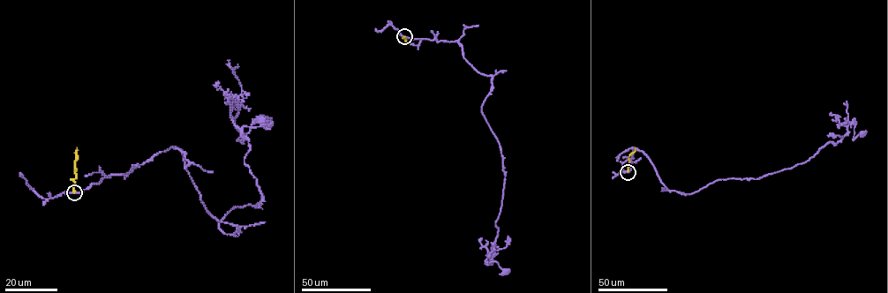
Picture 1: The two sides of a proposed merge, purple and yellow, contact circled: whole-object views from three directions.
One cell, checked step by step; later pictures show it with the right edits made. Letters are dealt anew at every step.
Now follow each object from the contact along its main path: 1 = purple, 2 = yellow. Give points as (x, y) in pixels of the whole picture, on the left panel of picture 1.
1: (74, 192), (176, 147), (232, 234), (224, 215), (262, 197), (225, 102), (243, 132), (263, 120)
2: (74, 192), (77, 147)

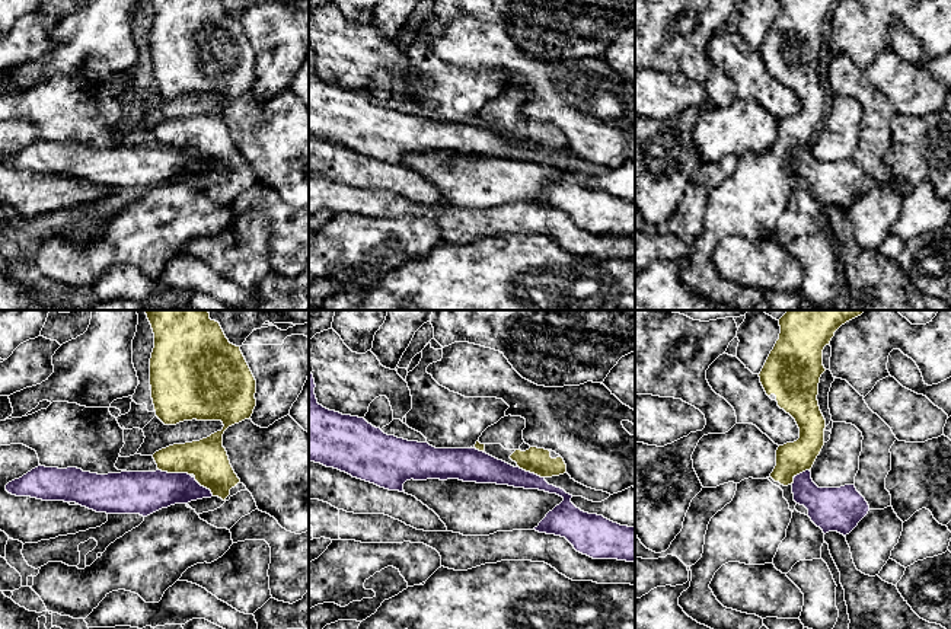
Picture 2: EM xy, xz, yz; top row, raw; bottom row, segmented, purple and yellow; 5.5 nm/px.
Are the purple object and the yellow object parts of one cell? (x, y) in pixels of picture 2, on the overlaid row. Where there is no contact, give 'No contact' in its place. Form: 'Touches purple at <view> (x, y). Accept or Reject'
Touches purple at xy (175, 473). Reject

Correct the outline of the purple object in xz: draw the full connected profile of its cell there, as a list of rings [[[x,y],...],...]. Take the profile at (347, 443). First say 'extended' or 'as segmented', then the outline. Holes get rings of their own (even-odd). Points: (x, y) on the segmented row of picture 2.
as segmented | [[[309,371],[309,462],[320,463],[374,483],[389,491],[403,491],[406,480],[459,479],[463,482],[497,483],[556,494],[564,501],[556,505],[533,530],[565,537],[577,552],[593,559],[635,562],[635,527],[620,526],[603,515],[577,508],[564,489],[549,485],[545,478],[514,467],[476,448],[435,448],[428,443],[408,441],[384,434],[364,418],[342,415],[317,403],[315,379]]]

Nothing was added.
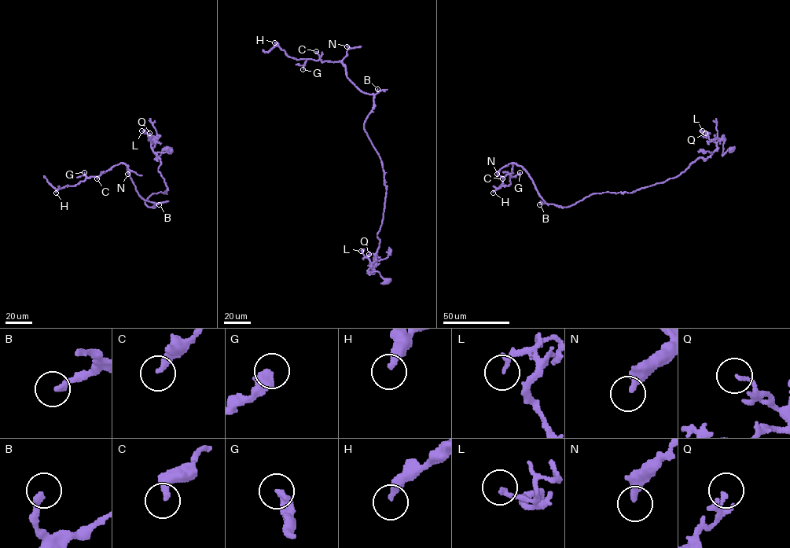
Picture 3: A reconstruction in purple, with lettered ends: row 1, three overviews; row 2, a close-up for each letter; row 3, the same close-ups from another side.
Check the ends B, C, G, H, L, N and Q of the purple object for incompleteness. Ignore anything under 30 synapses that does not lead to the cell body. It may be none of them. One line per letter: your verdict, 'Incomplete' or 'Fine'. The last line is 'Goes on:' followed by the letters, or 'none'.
B: Fine
C: Fine
G: Incomplete
H: Incomplete
L: Fine
N: Incomplete
Q: Fine
Goes on: G, H, N

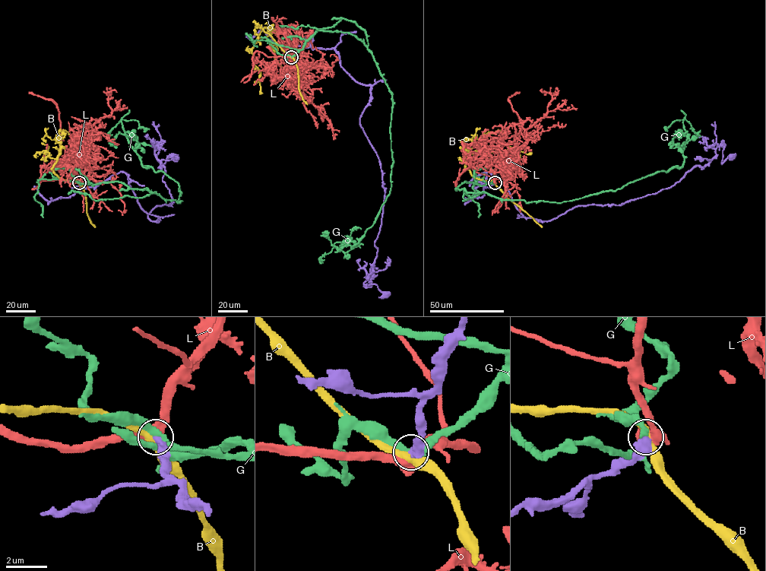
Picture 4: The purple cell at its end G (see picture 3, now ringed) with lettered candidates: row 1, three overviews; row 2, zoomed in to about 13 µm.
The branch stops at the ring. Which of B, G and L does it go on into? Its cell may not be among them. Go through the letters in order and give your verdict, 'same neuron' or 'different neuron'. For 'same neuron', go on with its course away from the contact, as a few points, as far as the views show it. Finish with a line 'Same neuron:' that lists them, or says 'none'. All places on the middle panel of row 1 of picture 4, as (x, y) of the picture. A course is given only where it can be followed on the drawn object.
B: different neuron
G: different neuron
L: different neuron
Same neuron: none

